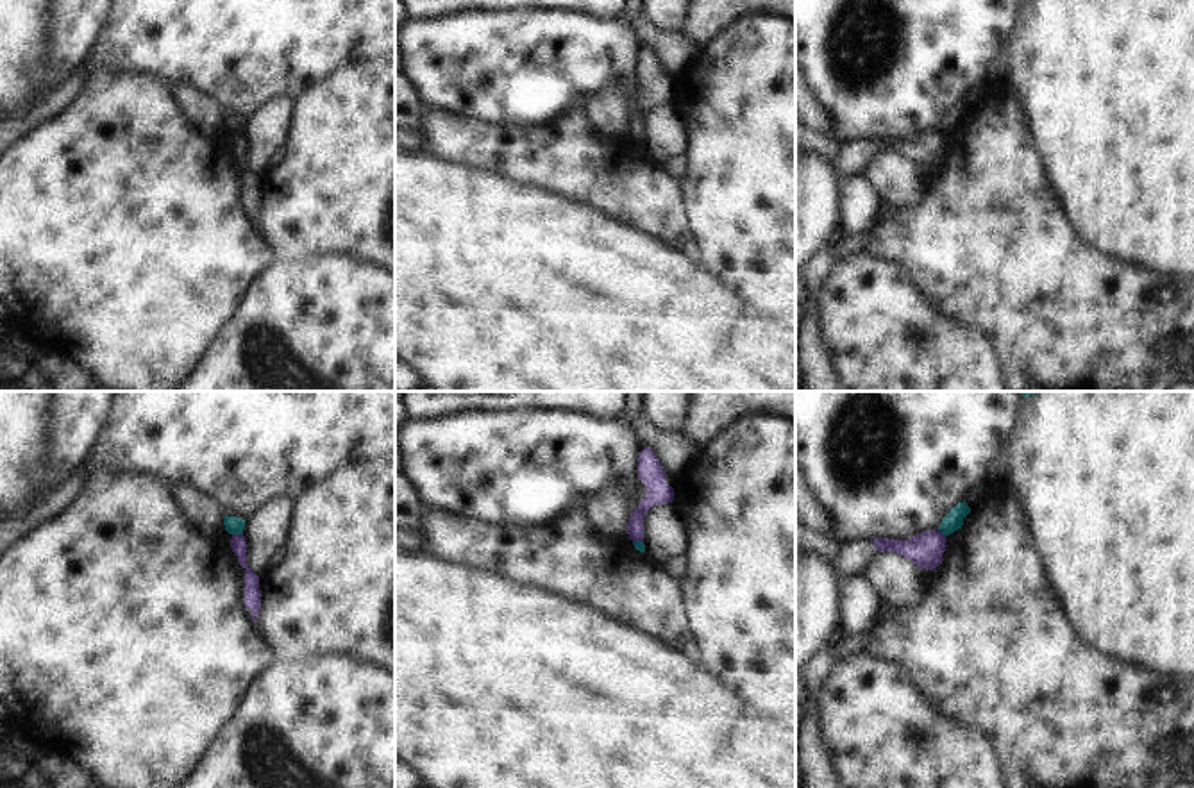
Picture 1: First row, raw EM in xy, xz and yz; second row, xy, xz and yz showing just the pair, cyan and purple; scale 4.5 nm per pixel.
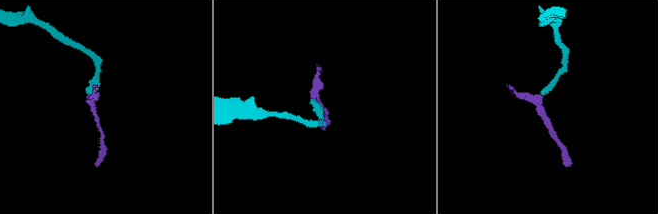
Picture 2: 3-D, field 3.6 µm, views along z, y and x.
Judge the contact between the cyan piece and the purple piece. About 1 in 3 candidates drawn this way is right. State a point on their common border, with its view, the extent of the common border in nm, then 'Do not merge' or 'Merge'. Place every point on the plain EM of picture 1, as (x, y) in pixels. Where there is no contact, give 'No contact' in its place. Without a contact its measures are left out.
Touches cyan at xy (238, 133). Shared border 50 nm. Do not merge

